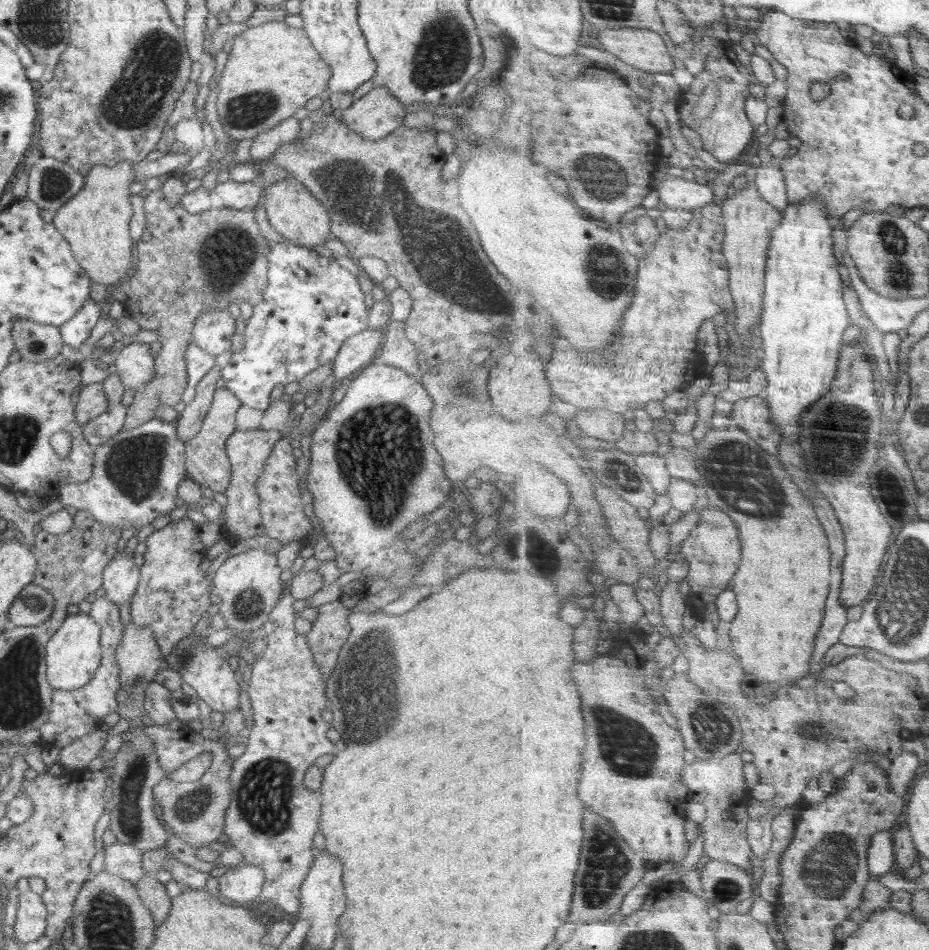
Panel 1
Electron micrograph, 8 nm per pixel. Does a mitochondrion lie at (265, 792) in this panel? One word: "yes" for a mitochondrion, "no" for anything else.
yes

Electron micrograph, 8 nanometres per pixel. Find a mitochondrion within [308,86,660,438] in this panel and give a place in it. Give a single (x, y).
(439, 245)

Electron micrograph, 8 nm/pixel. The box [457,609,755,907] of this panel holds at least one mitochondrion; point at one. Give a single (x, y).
(620, 743)

